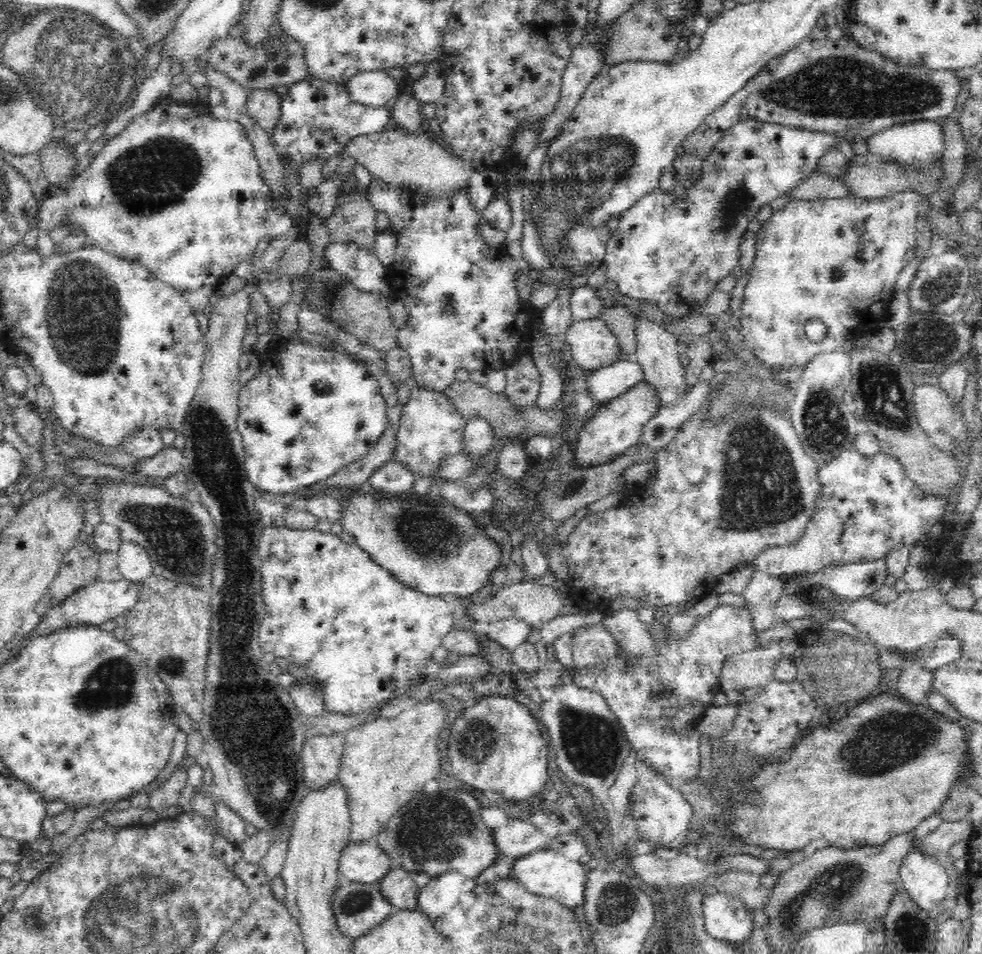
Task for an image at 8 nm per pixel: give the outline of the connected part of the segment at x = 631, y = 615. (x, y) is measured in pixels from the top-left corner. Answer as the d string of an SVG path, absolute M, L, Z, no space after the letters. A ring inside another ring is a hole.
M620 608L603 618L601 622L615 638L616 643L624 651L634 655L646 655L653 644L646 624L640 620L638 609Z

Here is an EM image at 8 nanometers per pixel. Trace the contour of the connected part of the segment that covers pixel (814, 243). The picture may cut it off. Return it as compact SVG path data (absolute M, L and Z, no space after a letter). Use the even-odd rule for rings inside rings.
M902 194L874 199L796 199L763 221L763 227L755 236L755 261L739 313L744 348L753 351L769 370L776 366L782 366L783 370L794 365L804 367L810 358L819 354L846 351L853 340L874 334L878 324L886 325L891 321L888 306L895 294L896 281L916 252L916 206L922 198L916 194ZM834 266L845 268L845 275L839 281L830 279ZM814 320L827 328L820 342L810 340L804 329L808 321Z

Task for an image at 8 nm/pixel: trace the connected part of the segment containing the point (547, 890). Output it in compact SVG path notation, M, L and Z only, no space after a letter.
M556 849L536 851L519 857L514 863L512 876L532 894L544 896L570 910L582 908L586 902L587 868L579 861L570 860Z

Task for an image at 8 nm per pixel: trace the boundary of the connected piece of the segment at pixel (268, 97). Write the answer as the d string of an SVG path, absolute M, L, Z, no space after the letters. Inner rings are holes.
M260 88L255 95L249 99L247 109L250 116L257 119L258 124L266 131L274 129L280 122L282 116L283 96L272 88Z

